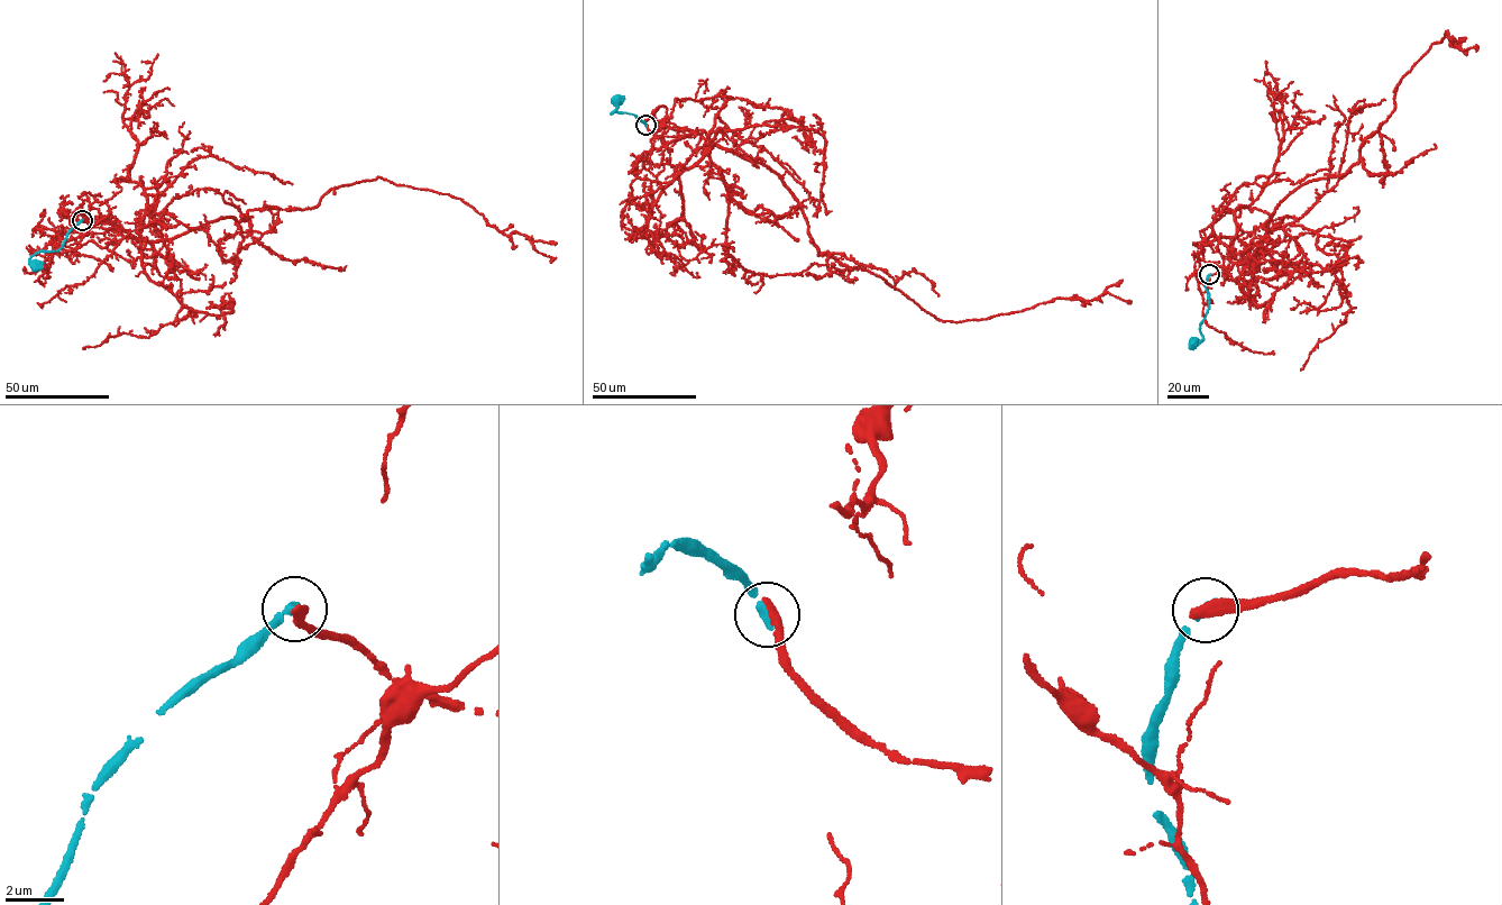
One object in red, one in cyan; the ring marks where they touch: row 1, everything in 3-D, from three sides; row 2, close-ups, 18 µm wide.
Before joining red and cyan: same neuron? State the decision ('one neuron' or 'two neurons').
two neurons

